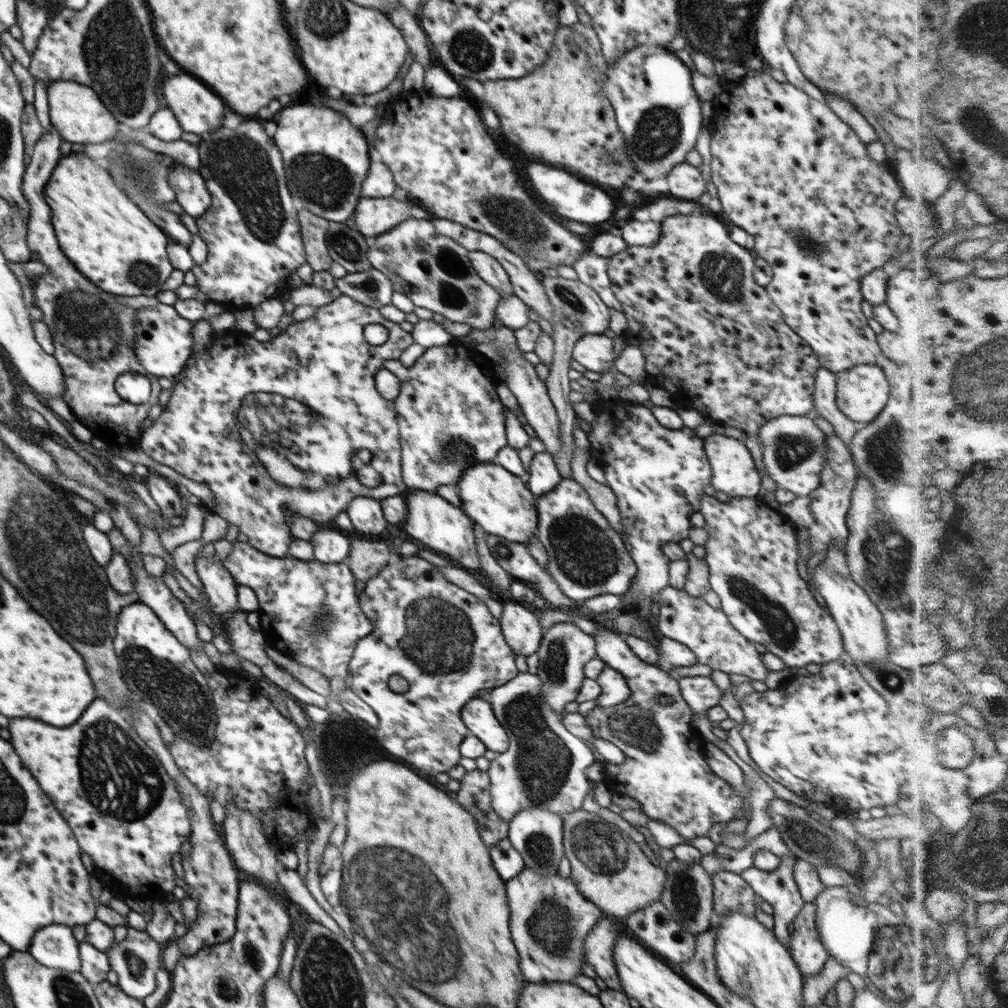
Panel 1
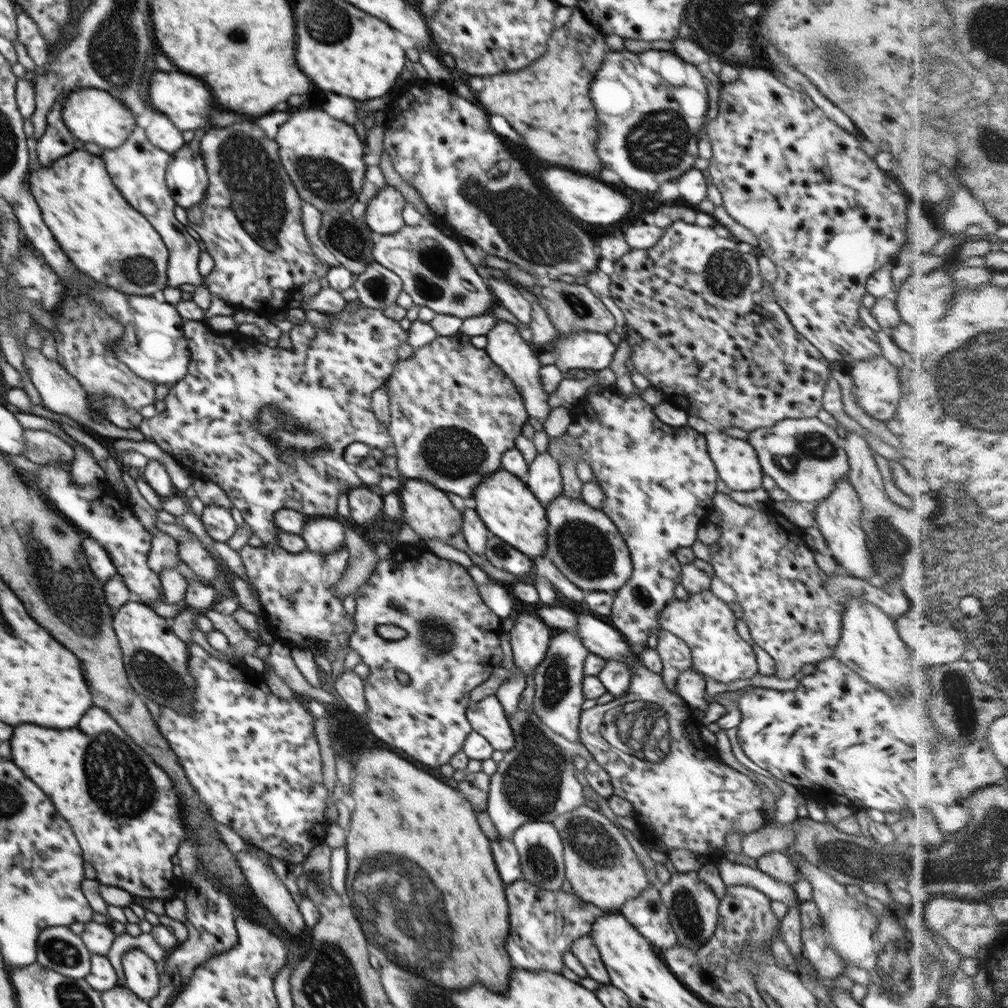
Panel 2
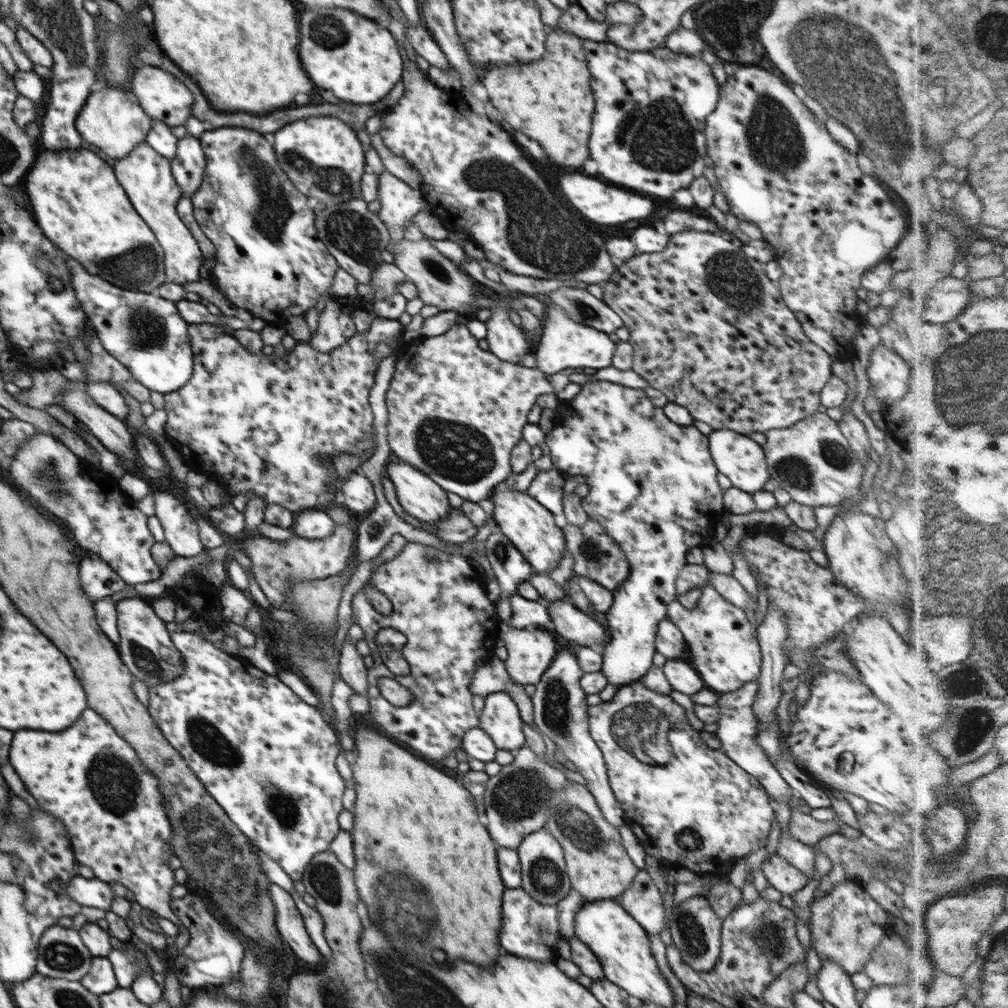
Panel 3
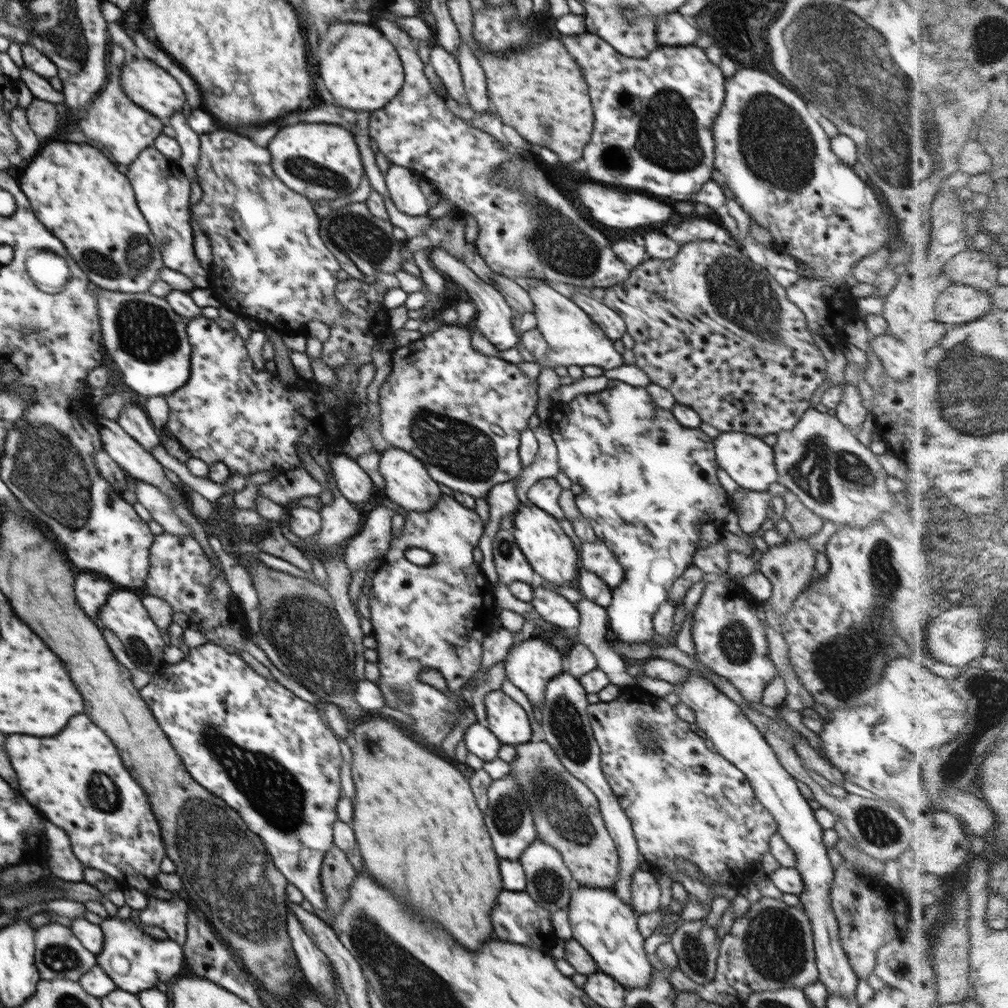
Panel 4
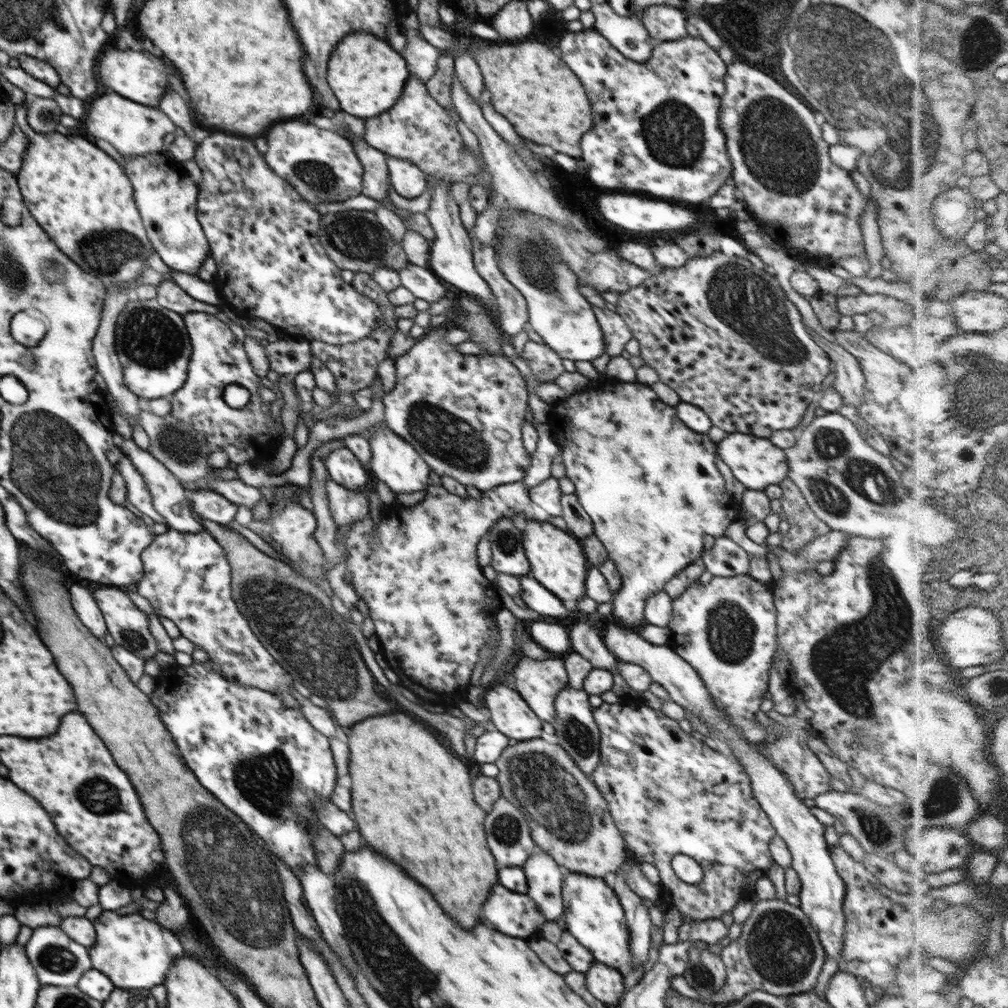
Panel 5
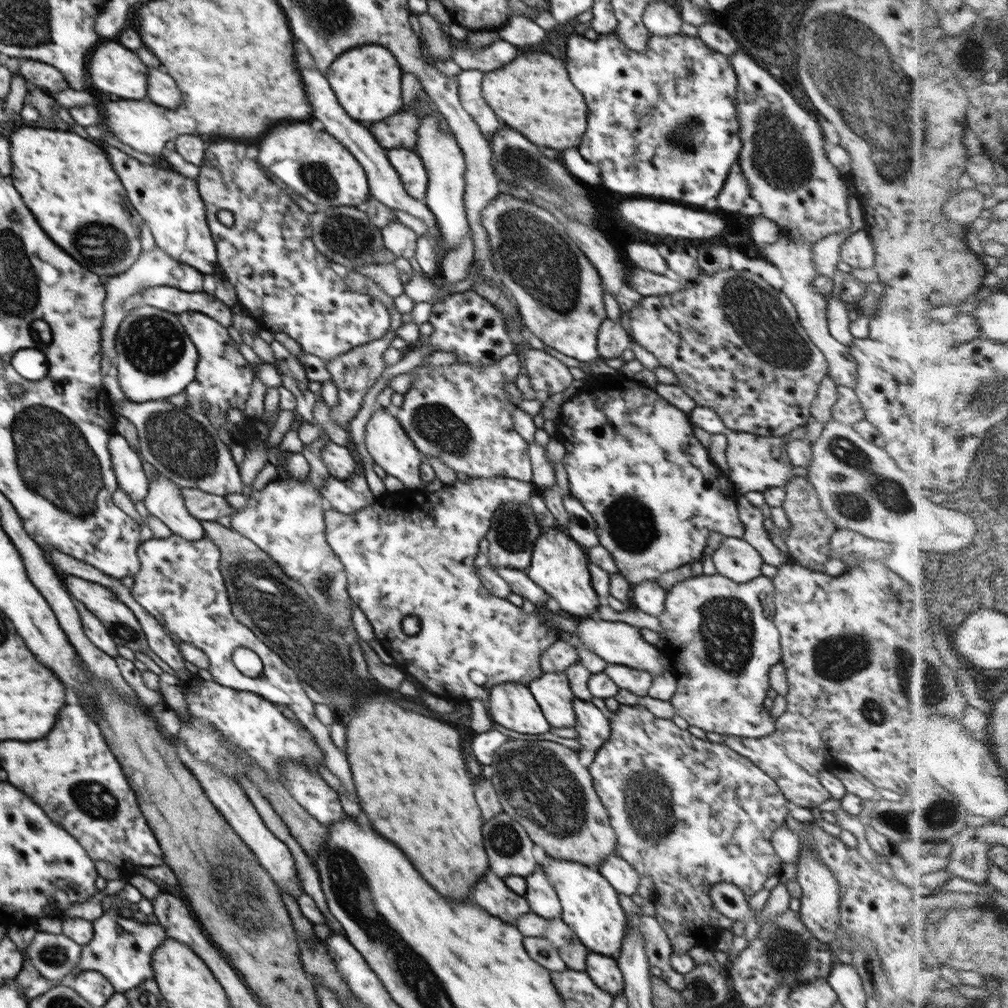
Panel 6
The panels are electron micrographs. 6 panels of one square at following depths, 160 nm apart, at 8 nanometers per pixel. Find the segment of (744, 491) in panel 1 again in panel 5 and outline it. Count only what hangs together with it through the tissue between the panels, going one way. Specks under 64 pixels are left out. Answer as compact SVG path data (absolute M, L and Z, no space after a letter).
M741 432L728 433L717 443L717 452L730 467L736 480L747 489L763 491L767 486L779 485L787 477L789 468L785 450L775 446L770 439Z

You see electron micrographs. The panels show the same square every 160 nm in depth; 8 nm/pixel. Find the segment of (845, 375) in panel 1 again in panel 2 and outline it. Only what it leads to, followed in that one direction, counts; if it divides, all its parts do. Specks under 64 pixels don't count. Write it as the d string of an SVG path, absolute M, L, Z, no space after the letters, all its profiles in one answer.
M880 355L857 361L847 369L854 380L858 406L872 418L893 424L904 391L897 368Z

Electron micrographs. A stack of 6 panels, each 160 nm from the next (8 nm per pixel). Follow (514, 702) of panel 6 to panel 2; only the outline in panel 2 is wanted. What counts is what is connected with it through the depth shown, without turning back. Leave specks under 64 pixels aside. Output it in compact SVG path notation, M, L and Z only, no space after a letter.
M490 695L467 707L467 717L474 731L488 740L494 750L507 753L515 745L509 718L496 695Z

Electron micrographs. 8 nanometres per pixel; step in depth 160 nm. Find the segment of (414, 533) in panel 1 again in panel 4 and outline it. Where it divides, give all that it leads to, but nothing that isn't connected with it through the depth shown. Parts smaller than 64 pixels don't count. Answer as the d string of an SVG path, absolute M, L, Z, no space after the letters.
M392 446L380 452L380 455L379 471L385 482L382 494L391 502L404 507L406 511L424 512L433 509L443 493L440 491L438 483L428 474L422 461L412 453Z

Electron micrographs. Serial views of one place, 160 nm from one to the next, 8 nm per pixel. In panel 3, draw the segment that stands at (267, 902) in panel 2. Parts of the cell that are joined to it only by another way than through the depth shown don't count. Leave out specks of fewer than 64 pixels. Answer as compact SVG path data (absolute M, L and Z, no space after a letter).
M271 883L269 893L276 907L276 926L283 942L291 946L298 958L306 964L318 964L322 955L305 929L302 915L299 914L292 895L274 883Z

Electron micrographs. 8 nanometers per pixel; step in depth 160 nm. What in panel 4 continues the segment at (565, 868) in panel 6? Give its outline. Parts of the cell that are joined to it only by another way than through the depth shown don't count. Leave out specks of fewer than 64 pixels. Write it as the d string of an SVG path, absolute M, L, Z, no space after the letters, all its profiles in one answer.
M582 885L574 887L567 909L573 939L590 953L598 970L612 976L626 989L649 985L654 968L651 958L645 953L645 939L636 924L639 915L624 904L614 890Z

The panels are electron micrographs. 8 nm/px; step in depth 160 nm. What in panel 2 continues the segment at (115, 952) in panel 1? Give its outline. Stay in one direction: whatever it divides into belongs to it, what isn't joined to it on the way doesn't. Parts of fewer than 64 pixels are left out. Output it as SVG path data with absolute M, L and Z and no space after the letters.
M135 947L126 951L121 958L125 974L125 987L140 1000L149 1003L159 993L160 979L156 962Z

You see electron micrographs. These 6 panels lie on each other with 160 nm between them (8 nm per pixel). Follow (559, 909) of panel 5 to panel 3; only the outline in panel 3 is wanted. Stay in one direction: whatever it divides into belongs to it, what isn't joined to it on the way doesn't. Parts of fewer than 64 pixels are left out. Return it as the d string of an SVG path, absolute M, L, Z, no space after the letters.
M546 828L524 837L516 849L522 871L521 887L540 904L558 904L572 889L568 876L563 848Z

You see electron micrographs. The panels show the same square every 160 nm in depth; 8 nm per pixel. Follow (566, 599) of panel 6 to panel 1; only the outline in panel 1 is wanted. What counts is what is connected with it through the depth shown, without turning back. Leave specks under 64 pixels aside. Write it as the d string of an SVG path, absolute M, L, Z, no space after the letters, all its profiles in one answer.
M479 462L476 466L467 468L456 484L460 491L458 496L462 509L470 520L485 533L485 535L502 536L506 540L528 545L528 541L536 536L538 529L538 513L536 508L537 497L519 476L508 472L503 466L494 462Z

